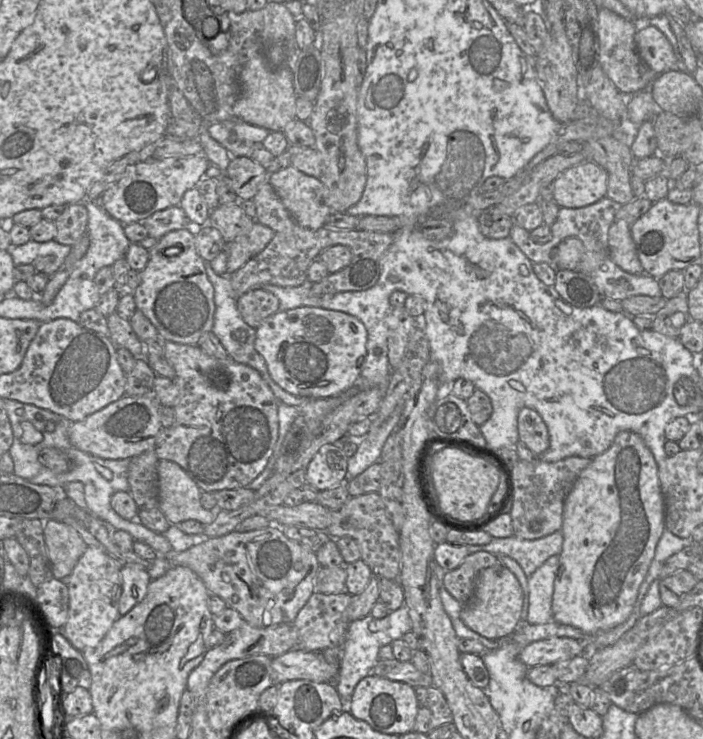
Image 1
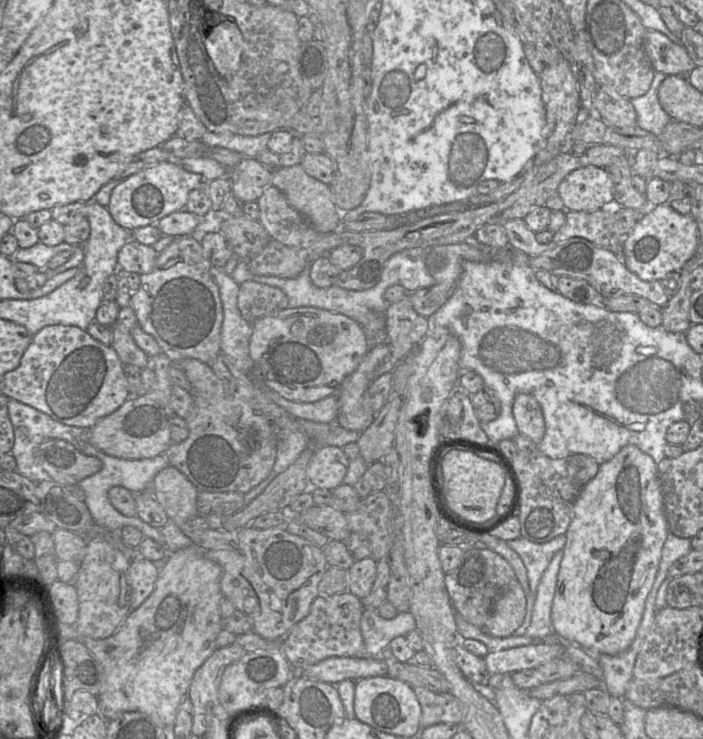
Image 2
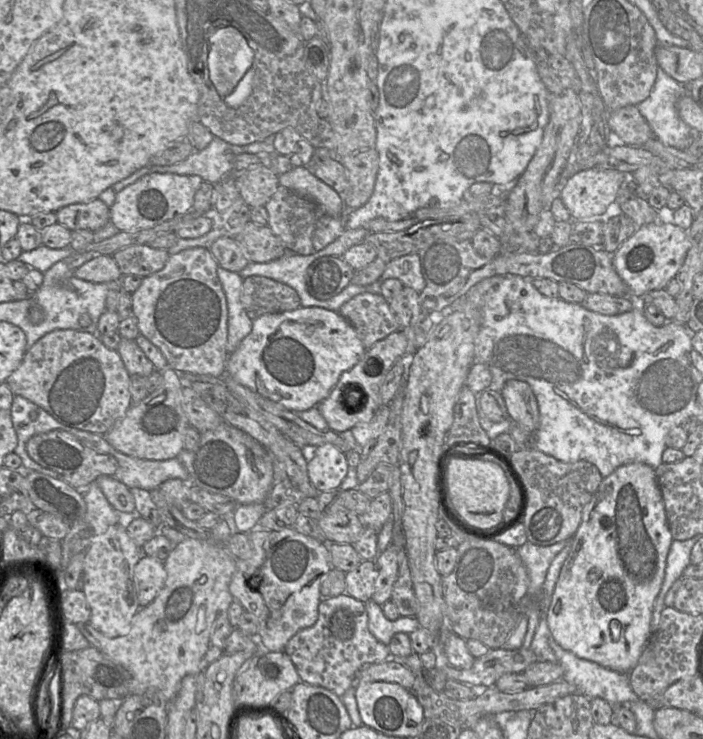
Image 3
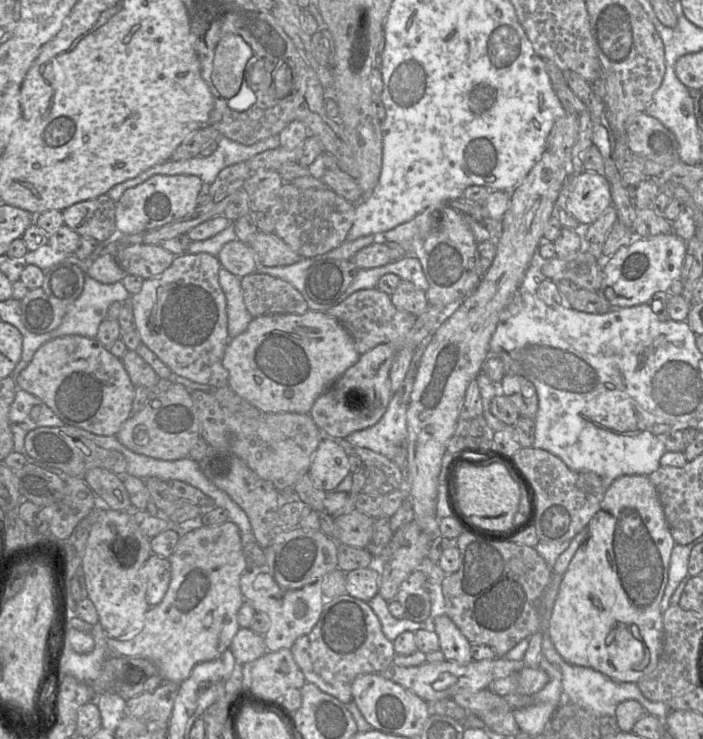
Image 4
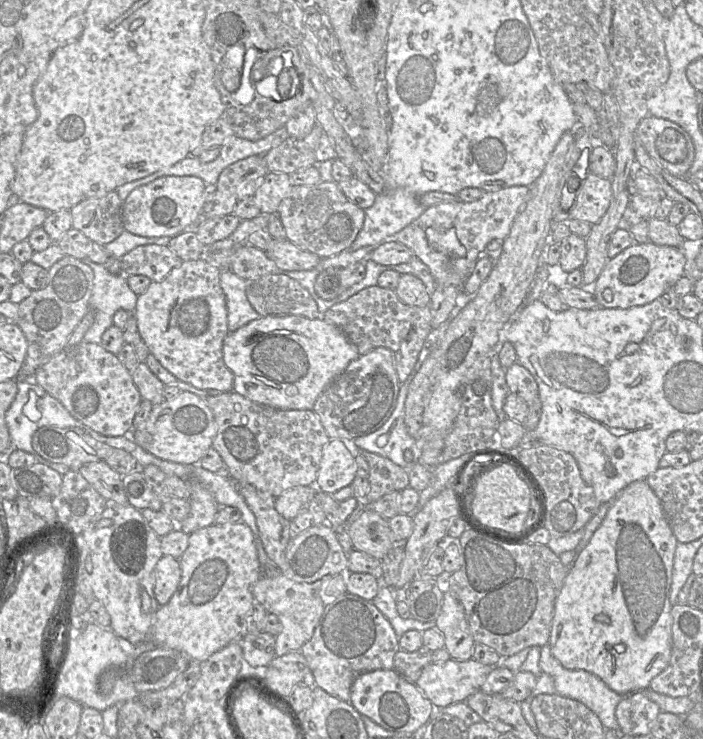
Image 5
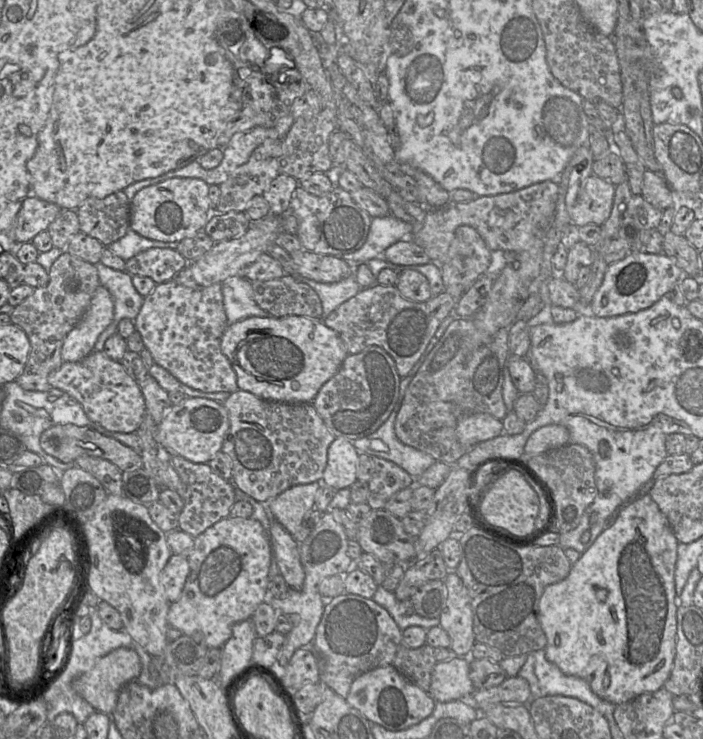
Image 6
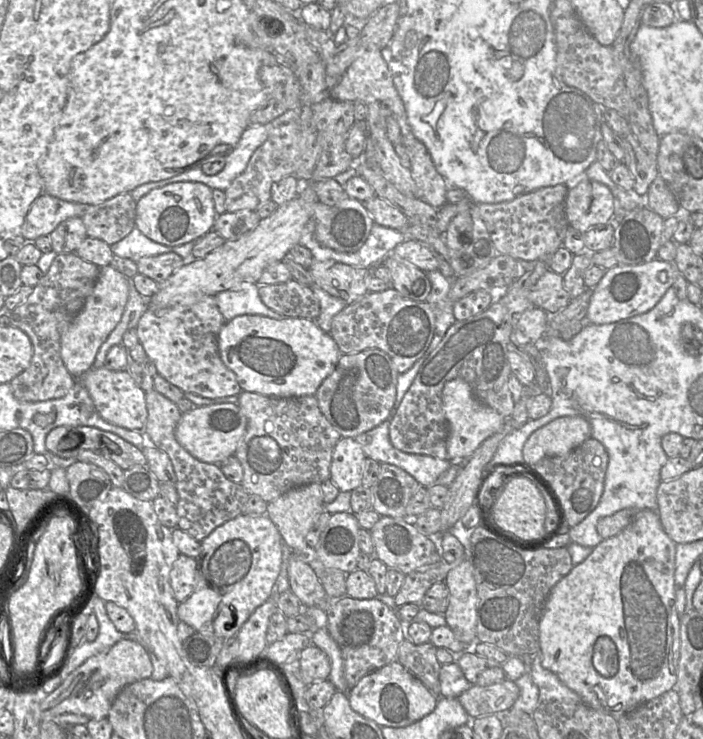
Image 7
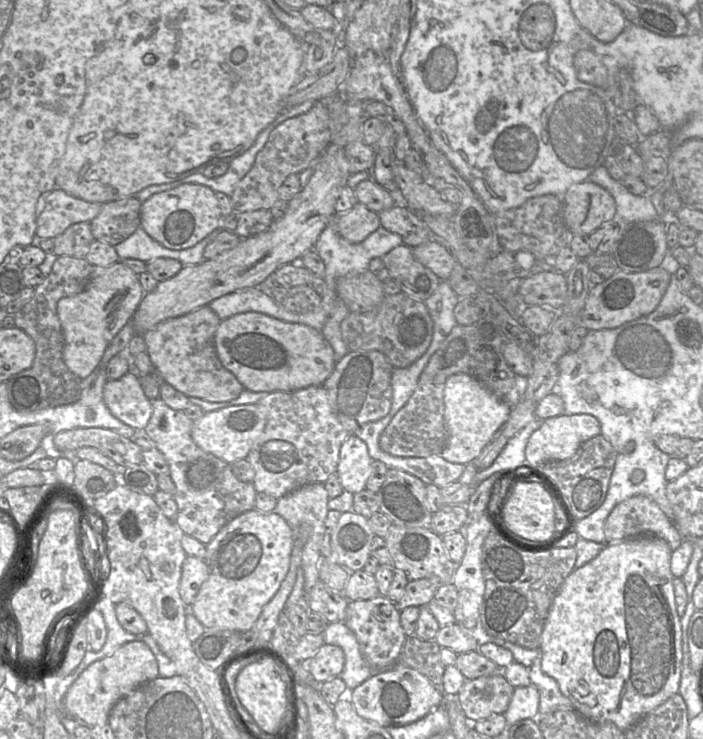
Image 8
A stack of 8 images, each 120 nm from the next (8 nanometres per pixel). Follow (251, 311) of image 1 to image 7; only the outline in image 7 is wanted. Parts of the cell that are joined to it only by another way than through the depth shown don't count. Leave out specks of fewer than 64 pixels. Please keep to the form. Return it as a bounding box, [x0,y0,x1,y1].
[259,279,320,320]

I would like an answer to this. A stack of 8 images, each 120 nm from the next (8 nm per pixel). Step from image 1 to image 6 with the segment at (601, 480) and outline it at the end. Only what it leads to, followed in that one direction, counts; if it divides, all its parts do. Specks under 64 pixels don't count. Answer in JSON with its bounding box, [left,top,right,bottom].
[539,493,678,704]

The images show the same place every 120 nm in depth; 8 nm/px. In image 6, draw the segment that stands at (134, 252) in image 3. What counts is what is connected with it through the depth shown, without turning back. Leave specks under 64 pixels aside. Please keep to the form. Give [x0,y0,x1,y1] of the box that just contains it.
[125,248,188,284]

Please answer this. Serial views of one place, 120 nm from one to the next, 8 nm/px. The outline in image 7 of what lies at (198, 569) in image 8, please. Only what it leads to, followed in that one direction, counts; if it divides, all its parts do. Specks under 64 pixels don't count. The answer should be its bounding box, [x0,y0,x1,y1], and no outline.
[170,554,197,602]

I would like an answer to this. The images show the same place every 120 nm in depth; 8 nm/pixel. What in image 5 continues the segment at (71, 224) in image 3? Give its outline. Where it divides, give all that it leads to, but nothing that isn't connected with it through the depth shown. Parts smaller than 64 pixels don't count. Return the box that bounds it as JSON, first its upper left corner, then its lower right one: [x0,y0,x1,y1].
[70,191,125,246]

